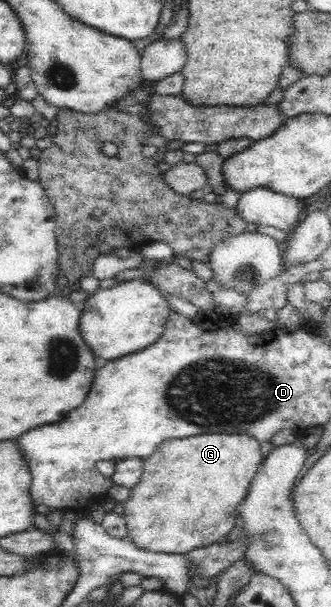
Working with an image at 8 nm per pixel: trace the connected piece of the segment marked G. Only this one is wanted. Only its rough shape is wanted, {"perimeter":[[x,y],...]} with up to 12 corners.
{"perimeter":[[247,434],[164,441],[124,502],[137,548],[221,542],[260,466]]}

